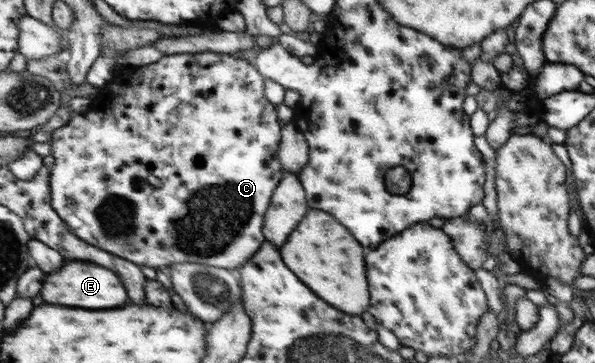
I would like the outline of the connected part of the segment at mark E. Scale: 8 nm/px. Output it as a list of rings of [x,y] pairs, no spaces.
[[[73,260],[71,263],[67,263],[63,269],[59,269],[57,273],[47,275],[41,295],[47,303],[83,307],[83,309],[115,309],[115,307],[123,307],[129,303],[127,289],[121,283],[119,275],[111,269],[105,269],[105,267],[89,263],[89,261]]]

